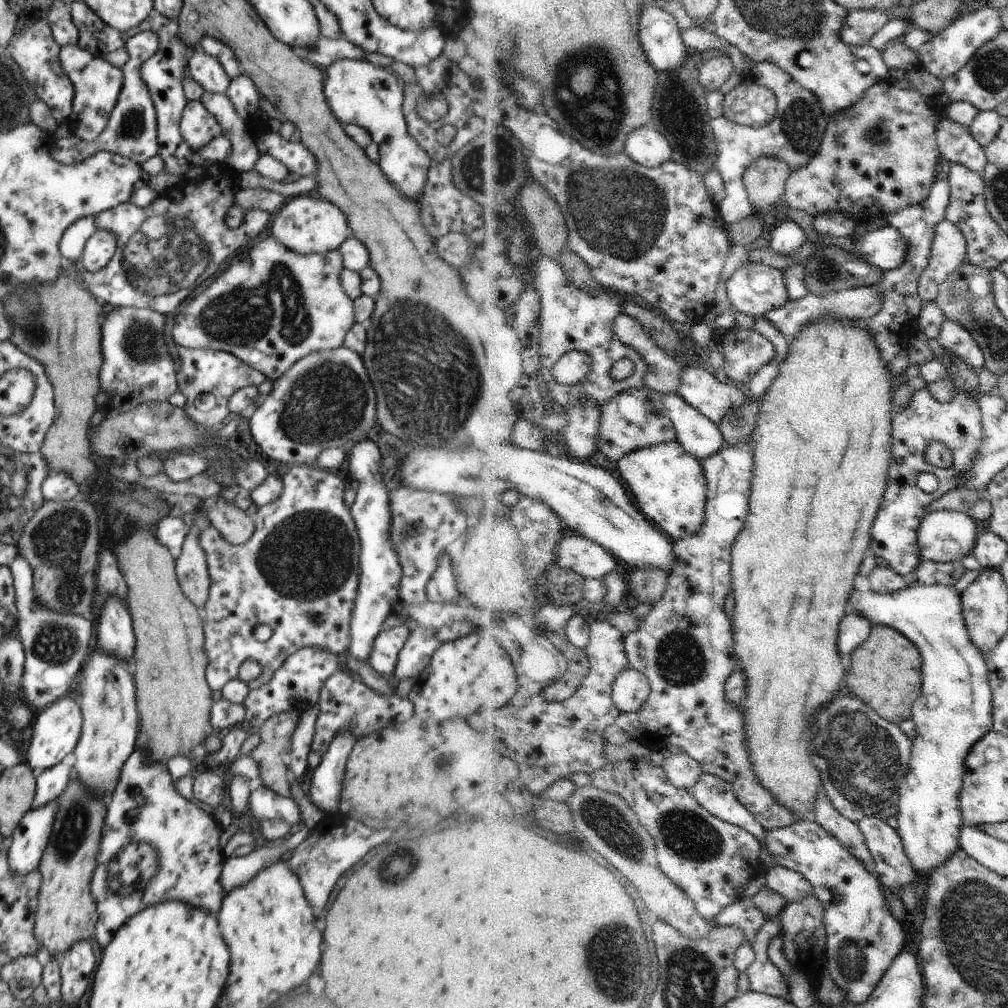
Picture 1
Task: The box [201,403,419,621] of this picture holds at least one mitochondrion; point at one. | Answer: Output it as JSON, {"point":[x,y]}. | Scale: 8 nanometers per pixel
{"point":[309,553]}

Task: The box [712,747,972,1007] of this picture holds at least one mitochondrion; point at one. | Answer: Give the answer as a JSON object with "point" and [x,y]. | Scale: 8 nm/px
{"point":[852,954]}

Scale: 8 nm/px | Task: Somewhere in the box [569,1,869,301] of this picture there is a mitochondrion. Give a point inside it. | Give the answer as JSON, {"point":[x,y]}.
{"point":[799,128]}

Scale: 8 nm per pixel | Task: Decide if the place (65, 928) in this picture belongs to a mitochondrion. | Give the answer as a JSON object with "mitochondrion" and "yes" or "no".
{"mitochondrion":"no"}

